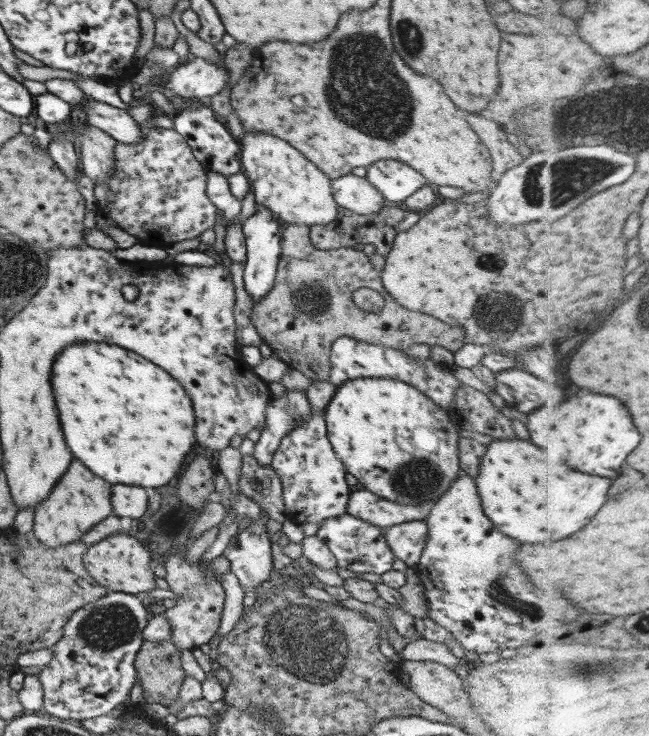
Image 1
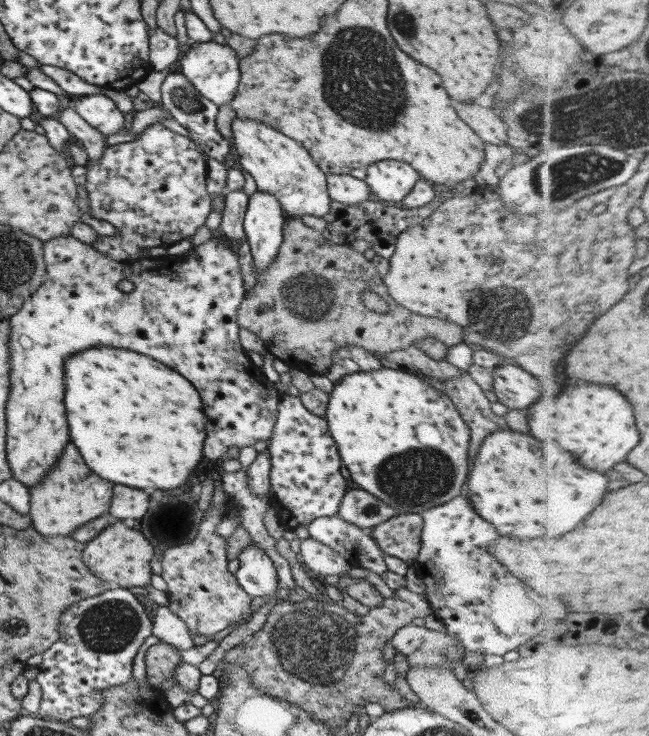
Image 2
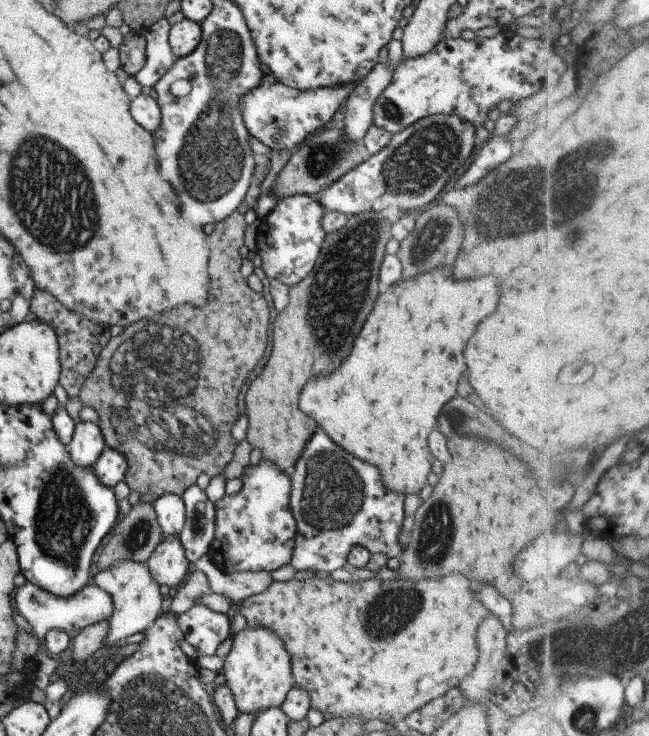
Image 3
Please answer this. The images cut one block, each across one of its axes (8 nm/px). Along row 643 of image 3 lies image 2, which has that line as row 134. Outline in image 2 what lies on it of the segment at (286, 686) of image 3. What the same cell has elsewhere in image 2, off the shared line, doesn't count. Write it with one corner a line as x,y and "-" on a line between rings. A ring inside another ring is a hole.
235,117
230,129
230,144
237,152
239,166
253,178
256,190
275,196
287,218
322,218
328,214
332,200
327,194
325,174
303,146
257,120
239,120

